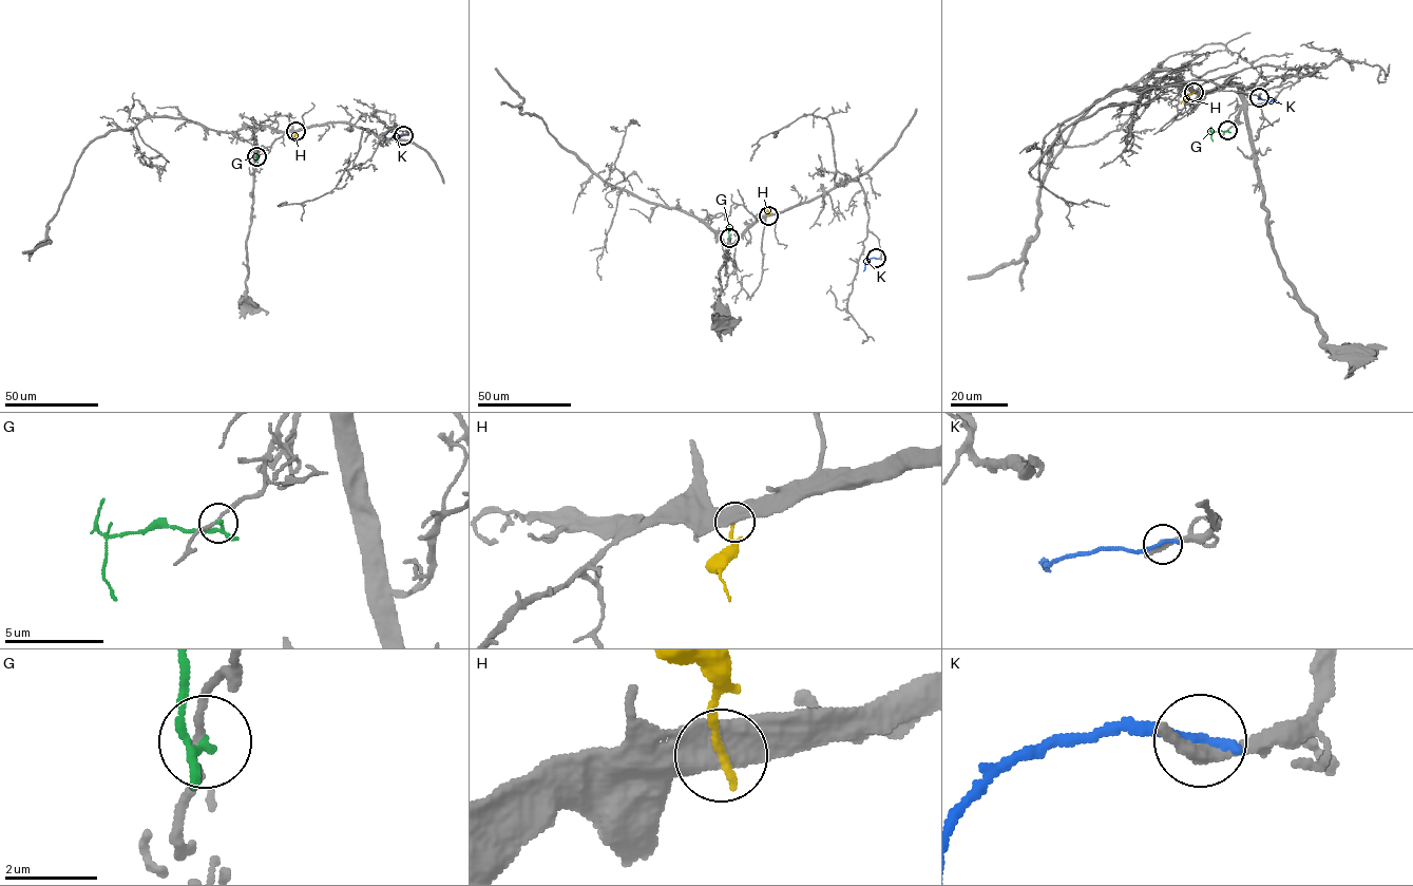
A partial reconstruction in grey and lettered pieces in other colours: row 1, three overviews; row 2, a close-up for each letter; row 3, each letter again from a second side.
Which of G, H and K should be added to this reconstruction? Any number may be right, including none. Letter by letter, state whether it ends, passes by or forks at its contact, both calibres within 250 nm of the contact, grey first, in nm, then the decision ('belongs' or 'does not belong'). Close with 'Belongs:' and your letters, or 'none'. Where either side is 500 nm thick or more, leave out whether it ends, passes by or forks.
G: it passes by; calibres 140 and 140 nm; does not belong
H: calibres 600 and 180 nm; does not belong
K: it ends; calibres 400 and 240 nm; does not belong
Belongs: none

